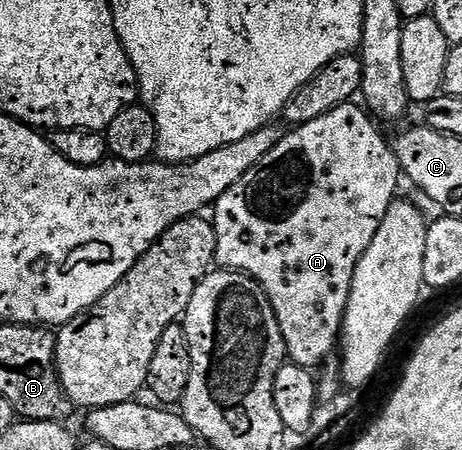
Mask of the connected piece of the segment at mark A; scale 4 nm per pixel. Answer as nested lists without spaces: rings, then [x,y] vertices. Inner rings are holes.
[[[352,102],[321,114],[321,118],[313,118],[313,122],[305,122],[292,127],[291,132],[288,131],[283,135],[281,142],[277,142],[277,146],[273,146],[273,150],[269,150],[267,157],[257,167],[249,170],[245,174],[245,178],[241,178],[241,182],[229,186],[229,190],[225,190],[225,194],[221,194],[221,198],[216,200],[213,205],[213,213],[215,212],[213,223],[217,238],[216,261],[224,269],[244,272],[258,282],[260,289],[269,298],[269,302],[273,306],[273,314],[281,326],[281,334],[285,338],[287,347],[287,360],[293,364],[300,364],[303,368],[318,369],[318,364],[330,354],[332,349],[336,349],[337,341],[340,339],[340,328],[343,324],[343,312],[346,310],[350,294],[350,283],[353,282],[354,267],[357,266],[358,260],[365,254],[366,248],[373,241],[373,236],[377,234],[378,227],[381,226],[389,206],[397,198],[398,192],[395,191],[399,188],[399,180],[401,181],[399,160],[396,158],[395,149],[389,140],[379,133],[378,126],[380,127],[358,103]]]

